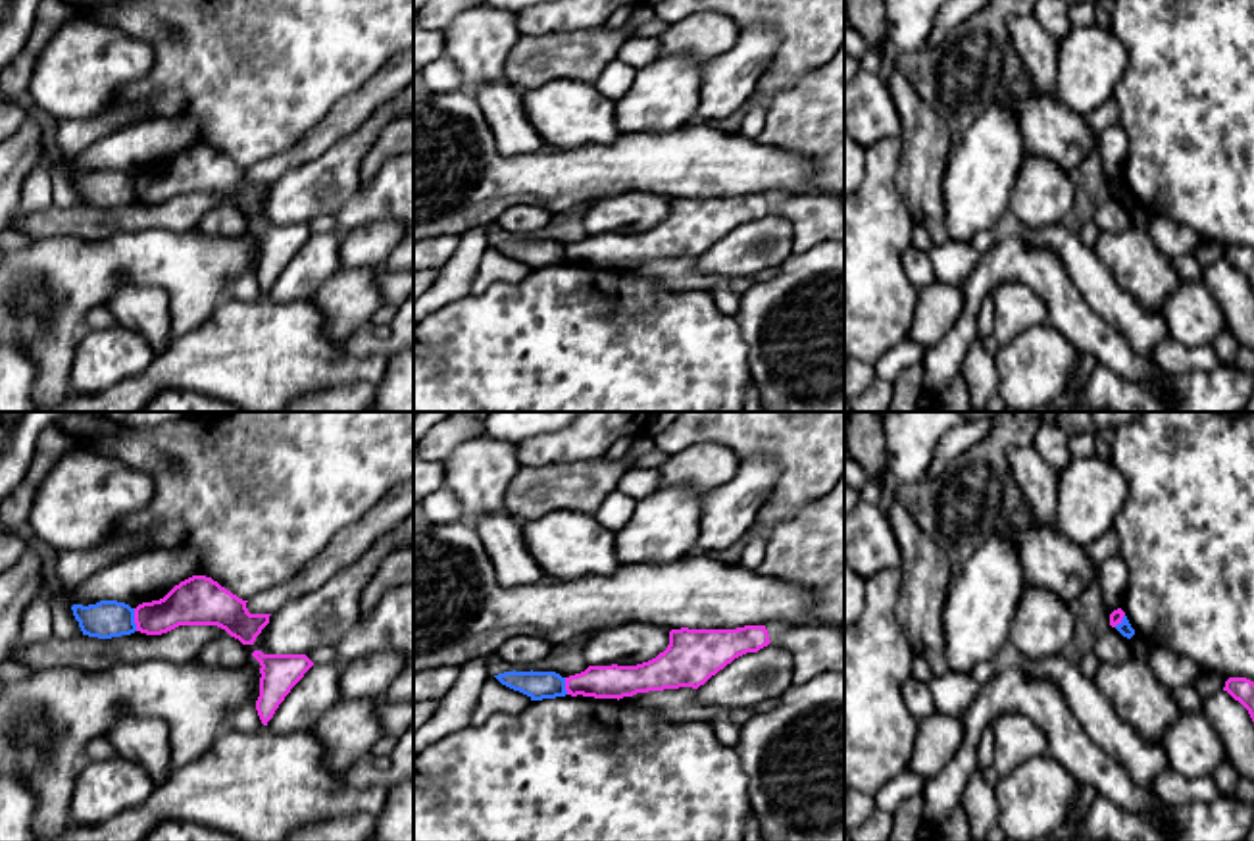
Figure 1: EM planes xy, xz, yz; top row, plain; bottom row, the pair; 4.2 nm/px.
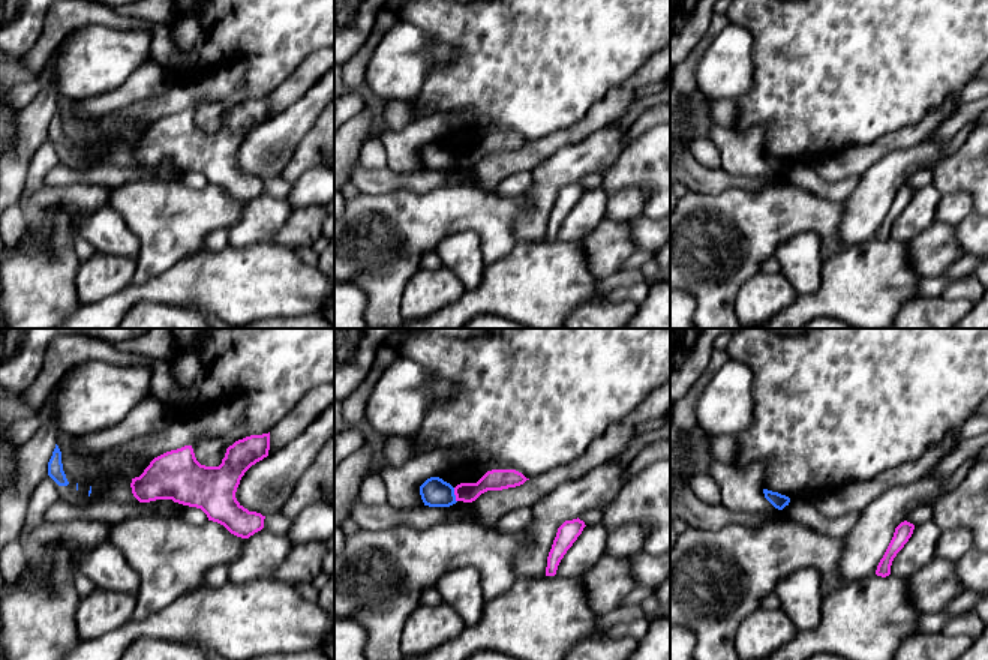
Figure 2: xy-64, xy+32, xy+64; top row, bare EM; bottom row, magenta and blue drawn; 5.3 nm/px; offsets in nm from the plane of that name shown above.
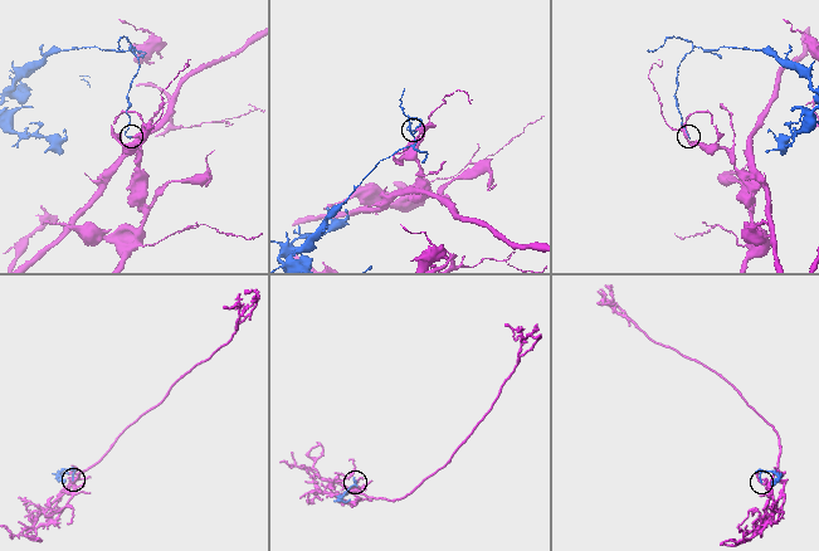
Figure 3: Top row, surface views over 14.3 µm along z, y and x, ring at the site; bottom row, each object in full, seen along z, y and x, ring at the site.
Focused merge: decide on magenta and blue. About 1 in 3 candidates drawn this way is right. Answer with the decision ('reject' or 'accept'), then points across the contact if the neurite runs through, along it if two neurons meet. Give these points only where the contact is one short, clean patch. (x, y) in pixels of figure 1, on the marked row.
reject; border along xy (133, 609), (137, 630)

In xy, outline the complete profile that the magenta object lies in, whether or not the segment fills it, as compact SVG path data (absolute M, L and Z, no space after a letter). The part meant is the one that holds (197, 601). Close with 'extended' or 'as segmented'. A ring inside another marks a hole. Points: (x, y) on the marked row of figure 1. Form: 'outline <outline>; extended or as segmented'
outline M192 575L163 599L135 608L137 631L162 635L179 625L217 625L242 645L254 645L271 614L250 614L238 599L206 575Z; as segmented

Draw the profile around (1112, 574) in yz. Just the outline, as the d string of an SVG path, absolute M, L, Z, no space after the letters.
M1119 554L1108 558L1098 568L1100 597L1110 612L1121 608L1127 589L1127 564Z

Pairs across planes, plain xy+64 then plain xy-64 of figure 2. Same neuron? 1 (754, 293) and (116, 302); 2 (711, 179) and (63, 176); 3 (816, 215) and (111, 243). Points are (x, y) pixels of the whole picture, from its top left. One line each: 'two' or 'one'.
1: two
2: one
3: two

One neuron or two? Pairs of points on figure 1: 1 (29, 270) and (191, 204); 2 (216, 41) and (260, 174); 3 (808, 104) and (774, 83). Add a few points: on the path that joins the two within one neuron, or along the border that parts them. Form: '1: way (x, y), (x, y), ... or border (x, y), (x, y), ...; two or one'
1: border (172, 231), (143, 228), (81, 239); two
2: border (297, 141), (247, 168); two
3: border (822, 66), (802, 74), (770, 97); two

